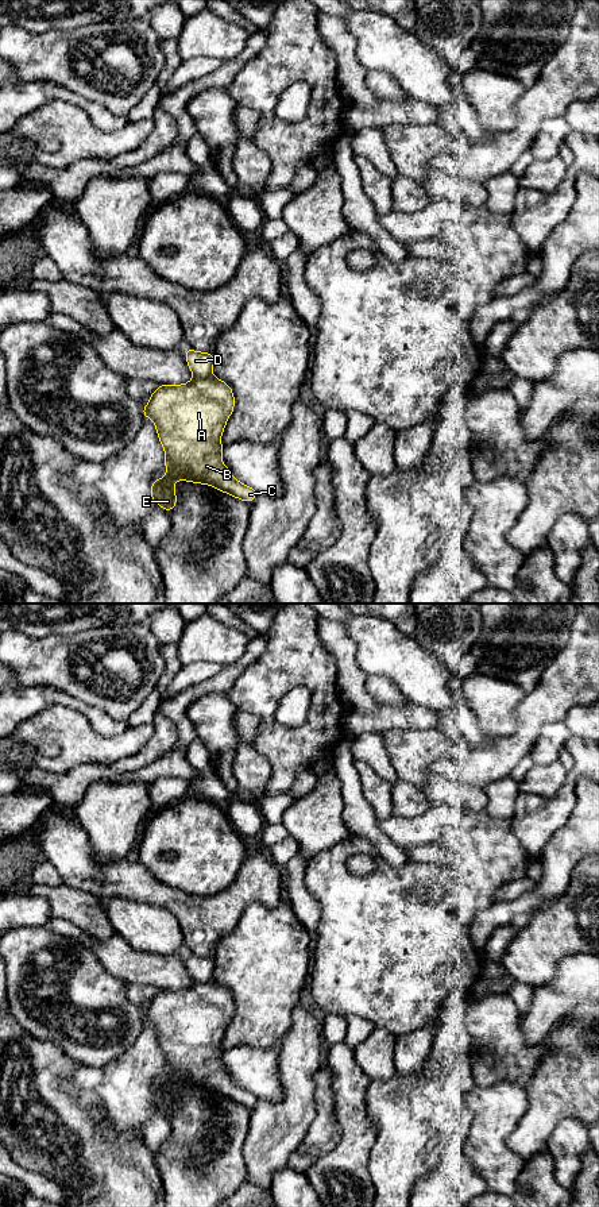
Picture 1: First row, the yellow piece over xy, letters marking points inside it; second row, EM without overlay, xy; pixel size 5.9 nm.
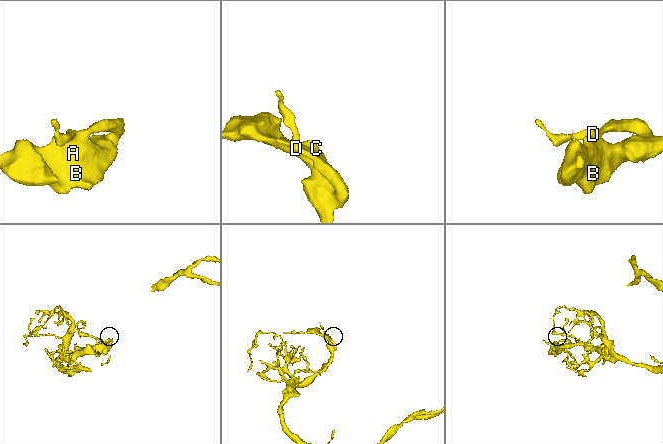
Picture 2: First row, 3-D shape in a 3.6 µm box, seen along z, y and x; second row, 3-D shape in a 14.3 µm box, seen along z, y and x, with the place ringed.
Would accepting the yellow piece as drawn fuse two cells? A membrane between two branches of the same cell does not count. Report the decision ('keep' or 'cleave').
keep

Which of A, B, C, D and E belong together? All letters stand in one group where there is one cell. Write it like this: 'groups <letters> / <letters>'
groups A B C D E

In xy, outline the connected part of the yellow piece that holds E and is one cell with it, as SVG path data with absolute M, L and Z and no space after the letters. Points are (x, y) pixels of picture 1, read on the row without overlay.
M186 952L185 964L194 983L183 990L161 988L148 1000L148 1010L142 1011L143 1025L151 1022L155 1027L158 1044L166 1058L163 1071L169 1075L162 1084L152 1084L151 1104L170 1118L177 1110L173 1088L183 1084L210 1090L216 1095L251 1108L259 1098L254 1092L236 1085L221 1065L224 1050L220 1044L228 1022L235 1014L233 996L227 987L210 980L215 971L212 957L198 957Z

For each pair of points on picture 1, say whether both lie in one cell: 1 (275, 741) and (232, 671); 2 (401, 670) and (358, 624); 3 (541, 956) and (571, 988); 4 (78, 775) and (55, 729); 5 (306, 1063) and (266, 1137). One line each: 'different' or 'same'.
1: different
2: same
3: different
4: different
5: same

